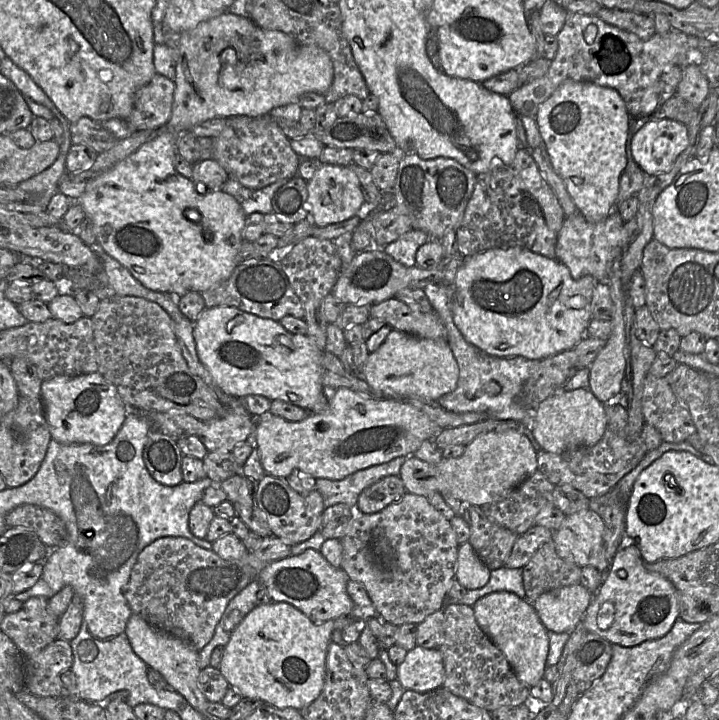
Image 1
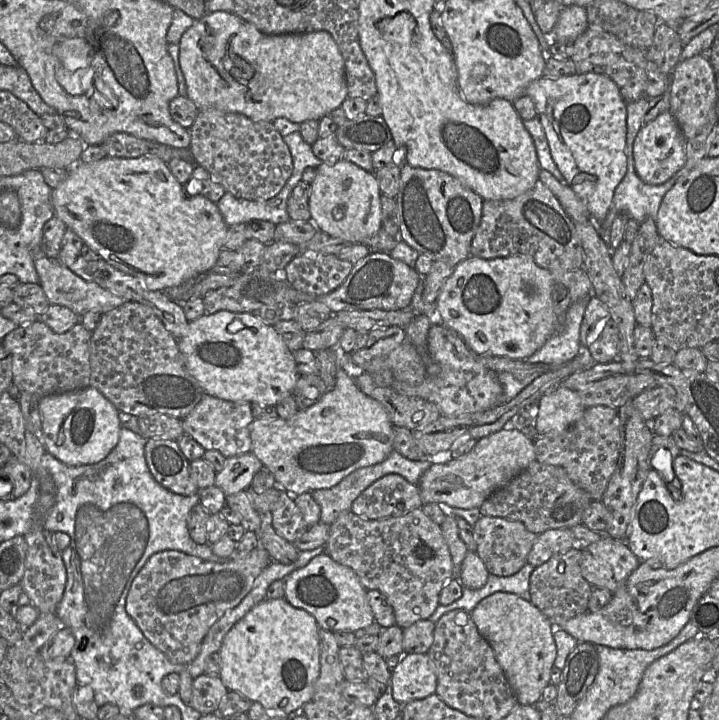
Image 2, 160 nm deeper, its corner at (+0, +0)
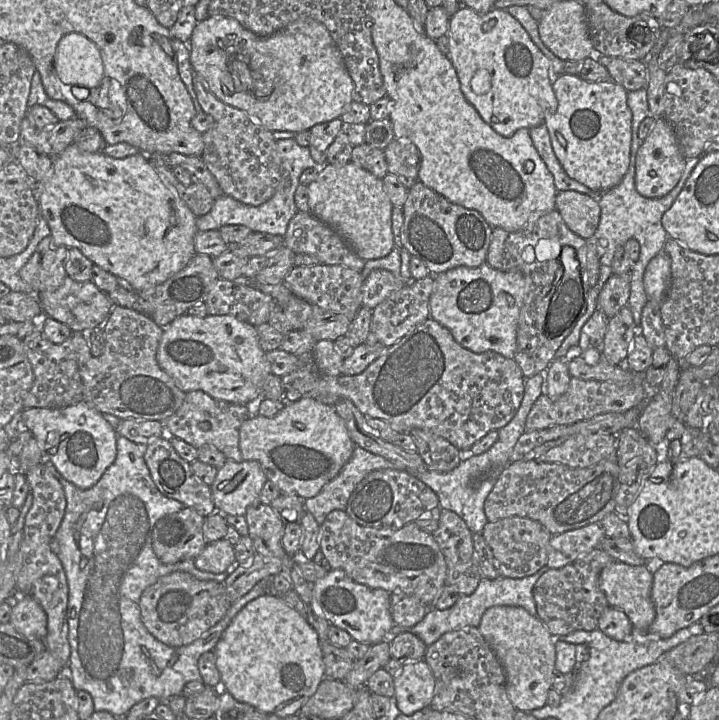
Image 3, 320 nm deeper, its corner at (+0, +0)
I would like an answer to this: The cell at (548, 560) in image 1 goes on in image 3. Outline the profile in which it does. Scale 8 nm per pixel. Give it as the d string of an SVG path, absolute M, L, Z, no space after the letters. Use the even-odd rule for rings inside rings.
M601 548L578 557L572 563L544 572L533 588L537 617L542 621L561 619L574 630L592 631L598 628L603 611L609 606L599 585L602 569L615 559Z

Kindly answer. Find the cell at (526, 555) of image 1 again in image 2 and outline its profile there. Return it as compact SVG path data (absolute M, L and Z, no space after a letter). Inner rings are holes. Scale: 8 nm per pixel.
M549 529L537 535L528 554L528 564L537 567L547 562L556 554L565 553L572 548L582 548L575 540L571 529Z

